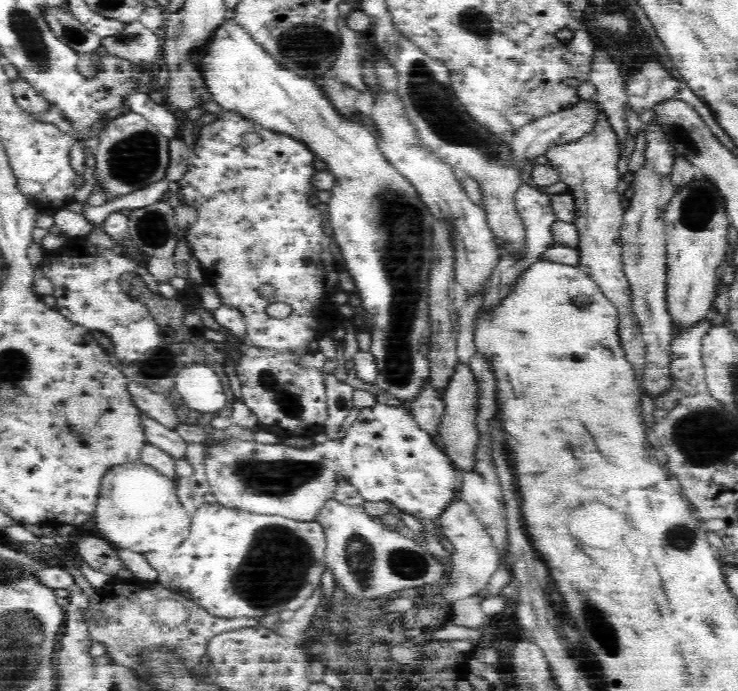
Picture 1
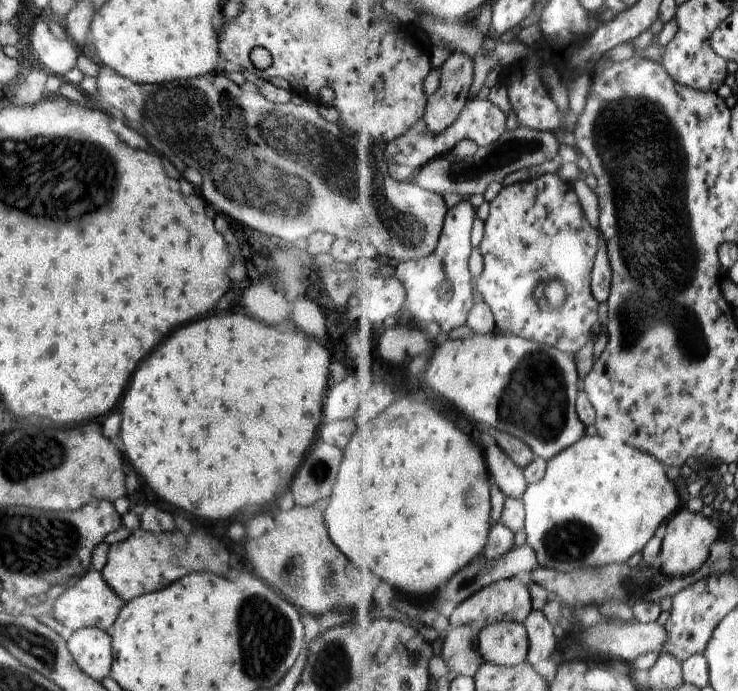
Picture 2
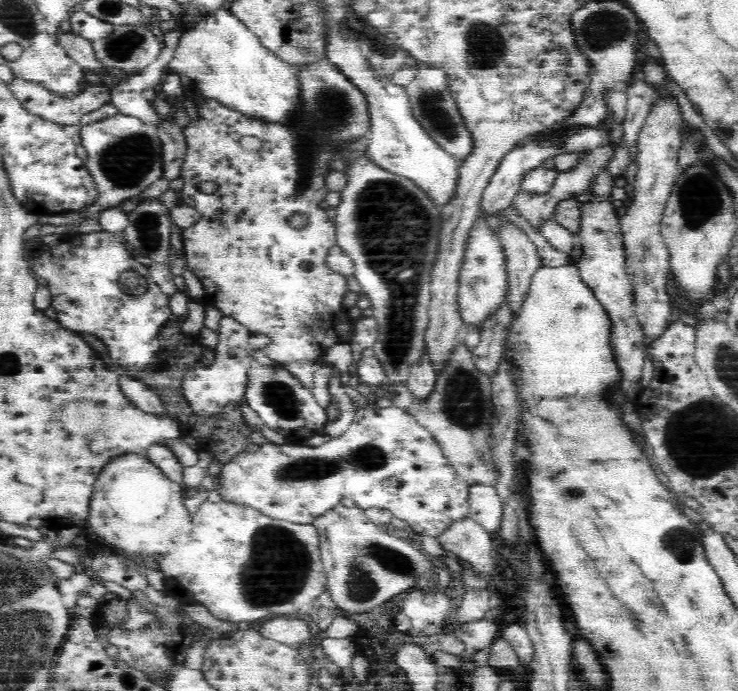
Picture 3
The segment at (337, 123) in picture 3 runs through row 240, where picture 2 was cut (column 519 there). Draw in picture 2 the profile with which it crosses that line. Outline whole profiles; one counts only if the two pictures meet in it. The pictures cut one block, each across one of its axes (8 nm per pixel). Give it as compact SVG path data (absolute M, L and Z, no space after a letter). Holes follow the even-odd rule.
M548 173L537 179L503 187L490 206L481 246L485 269L476 286L495 312L498 328L528 340L549 344L562 352L578 354L591 342L600 322L600 301L594 294L592 275L600 252L601 232L588 218L575 185L566 182L559 173ZM547 280L561 280L568 289L568 300L558 311L548 306L545 297L538 303L538 298L534 296L537 284L547 284Z

